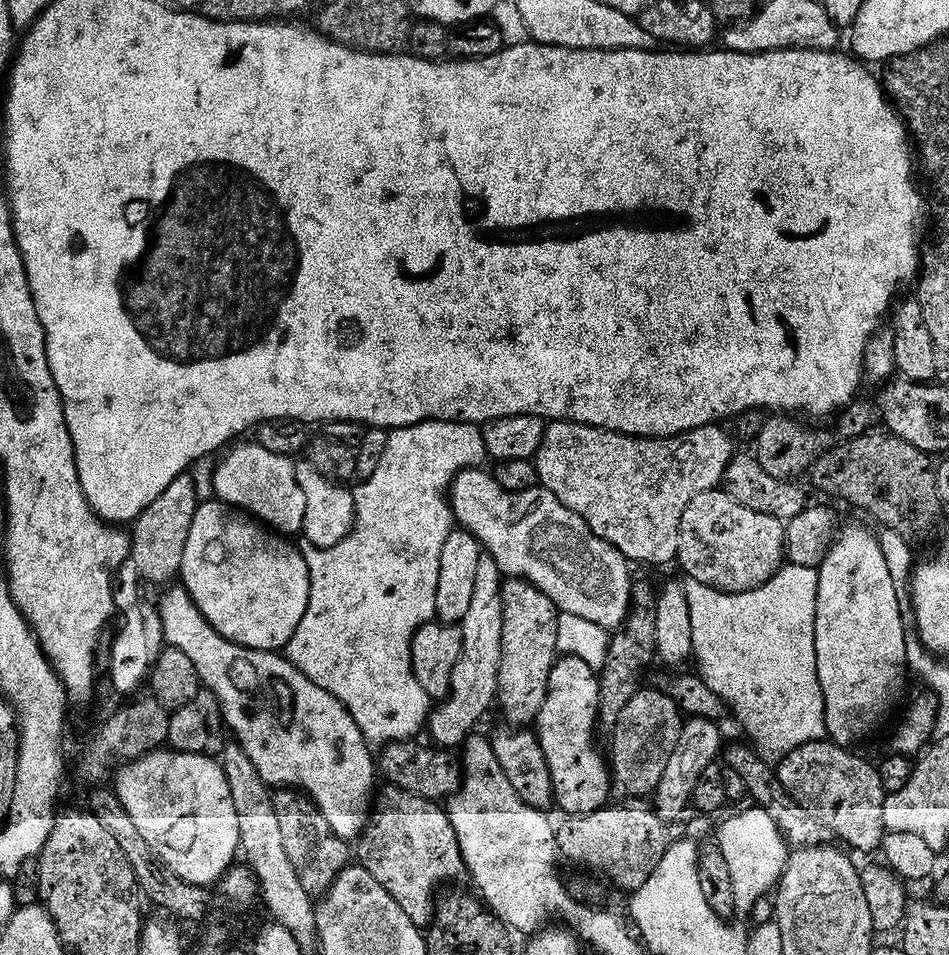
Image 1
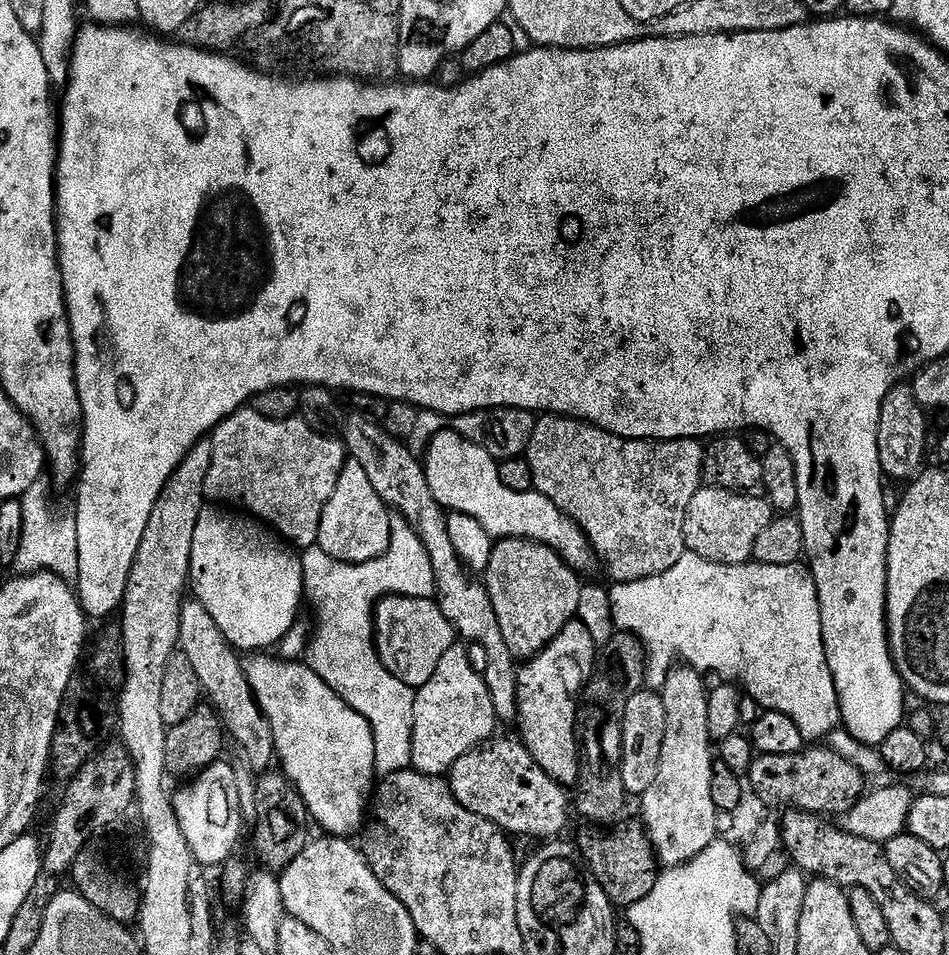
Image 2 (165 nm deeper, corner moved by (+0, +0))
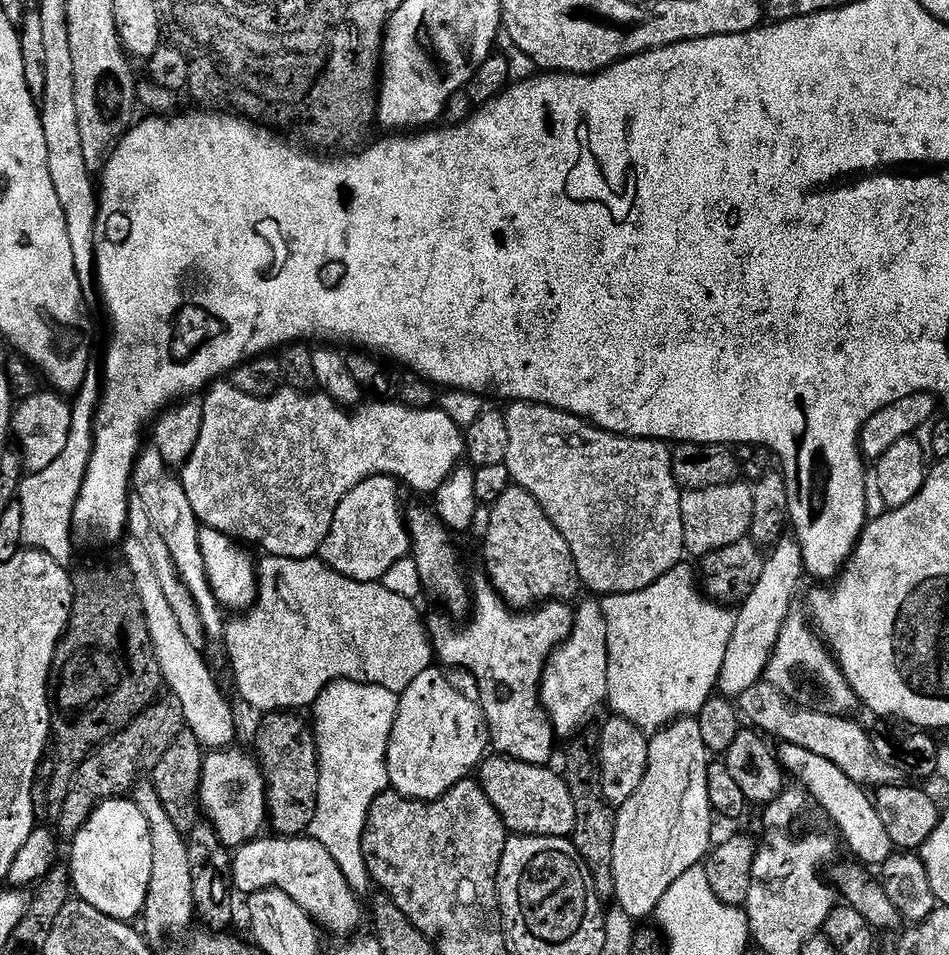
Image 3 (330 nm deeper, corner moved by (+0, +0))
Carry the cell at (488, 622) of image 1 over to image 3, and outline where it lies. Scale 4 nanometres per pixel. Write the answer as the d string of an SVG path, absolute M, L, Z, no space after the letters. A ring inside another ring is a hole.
M439 667L426 669L410 686L399 693L400 705L394 722L392 737L388 743L388 782L391 791L408 800L439 800L458 782L469 779L479 769L490 752L488 723L484 709L475 699L459 692L442 673Z

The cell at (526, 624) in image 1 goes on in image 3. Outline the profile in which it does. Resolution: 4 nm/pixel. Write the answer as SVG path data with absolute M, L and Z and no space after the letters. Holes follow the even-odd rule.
M511 486L491 505L490 511L488 529L484 532L483 571L488 583L509 608L528 610L550 600L572 602L581 595L582 585L574 554L534 494Z

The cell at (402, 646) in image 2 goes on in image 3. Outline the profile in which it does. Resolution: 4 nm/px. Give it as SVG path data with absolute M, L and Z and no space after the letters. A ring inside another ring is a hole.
M269 554L264 561L258 564L259 588L256 601L251 608L243 614L237 615L236 621L225 627L222 637L224 648L228 651L228 660L232 663L232 676L236 679L236 692L252 708L257 708L257 713L282 712L285 710L308 710L316 703L316 699L322 694L326 685L333 680L353 680L365 684L377 684L394 693L402 693L422 674L434 664L434 640L430 635L430 628L424 625L420 612L416 609L417 601L410 597L403 597L394 590L387 589L383 582L367 584L358 582L354 578L346 578L335 572L330 566L326 566L319 558L290 558L289 556L277 556Z

